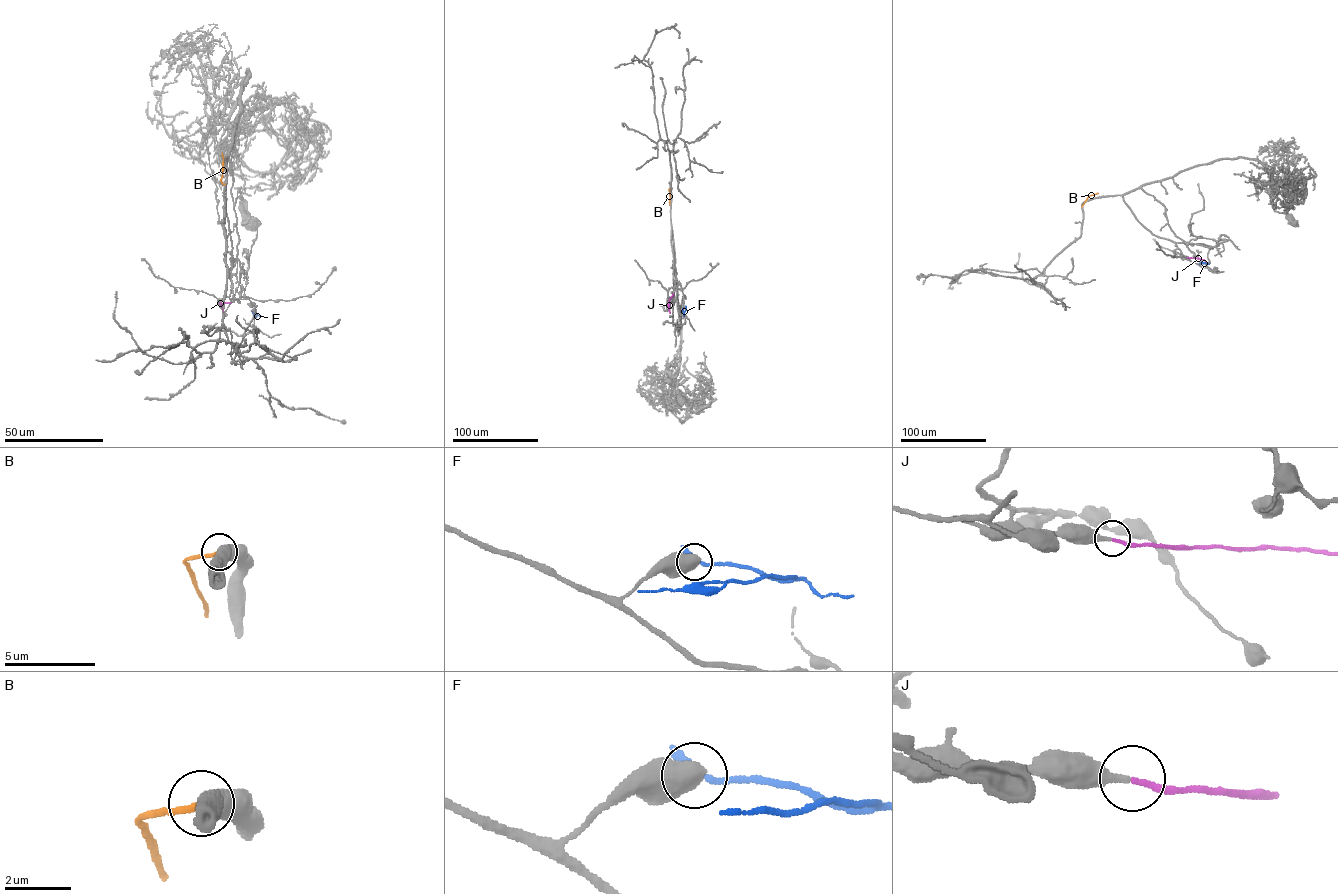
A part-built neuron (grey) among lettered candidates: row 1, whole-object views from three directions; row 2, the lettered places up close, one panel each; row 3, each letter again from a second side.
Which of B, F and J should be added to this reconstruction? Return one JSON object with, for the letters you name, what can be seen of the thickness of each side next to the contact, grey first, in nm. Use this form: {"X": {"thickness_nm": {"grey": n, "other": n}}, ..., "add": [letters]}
{"J": {"thickness_nm": {"grey": 280, "other": 180}}, "add": ["J"]}

